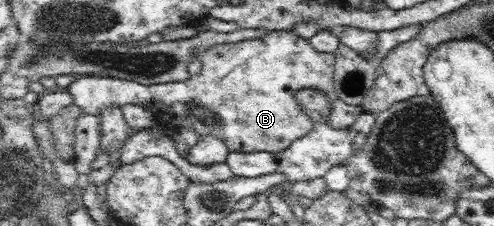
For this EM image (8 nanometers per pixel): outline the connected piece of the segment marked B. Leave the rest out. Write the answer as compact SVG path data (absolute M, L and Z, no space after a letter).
M294 29L271 31L261 35L260 38L245 39L238 43L213 45L206 51L200 51L195 57L202 62L202 71L180 82L143 85L130 79L96 75L80 75L67 89L58 88L55 77L44 77L39 82L46 92L60 89L70 94L74 104L79 106L84 114L100 115L103 110L115 106L120 108L124 105L141 106L154 113L158 126L162 126L164 130L177 132L180 128L191 128L198 137L210 135L222 140L230 152L277 153L288 149L298 139L313 131L315 127L313 118L297 101L297 94L303 90L314 90L328 98L328 102L332 104L332 112L328 119L330 128L336 130L350 128L363 113L360 106L348 106L336 96L333 79L334 55L317 51L310 40L300 36Z

